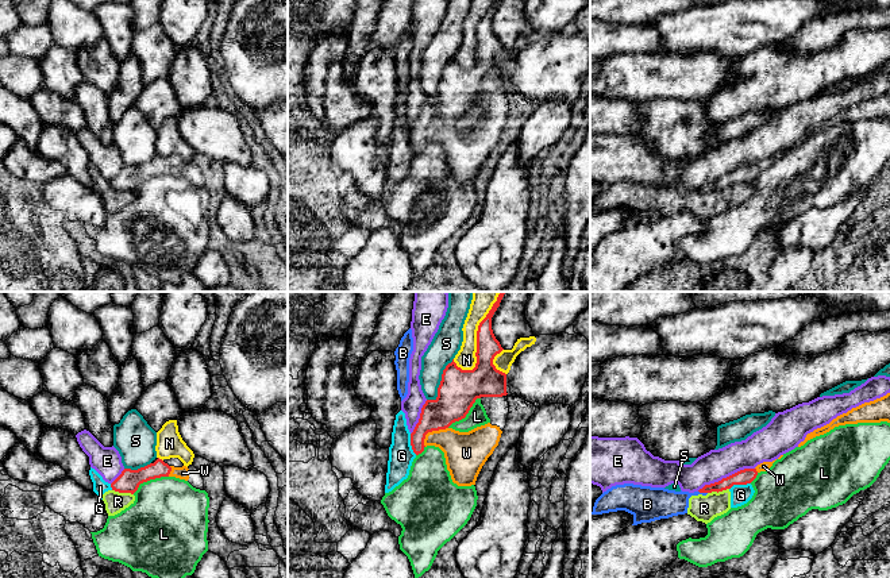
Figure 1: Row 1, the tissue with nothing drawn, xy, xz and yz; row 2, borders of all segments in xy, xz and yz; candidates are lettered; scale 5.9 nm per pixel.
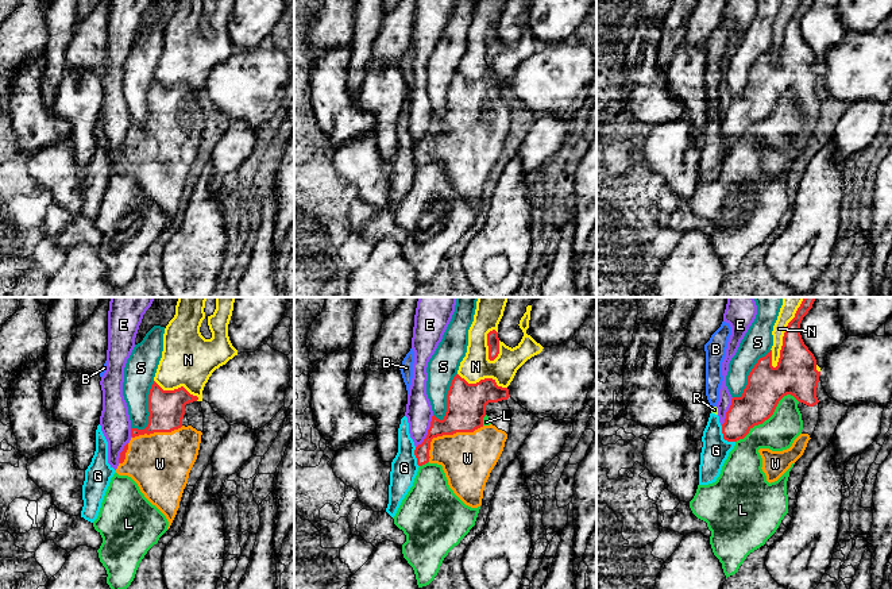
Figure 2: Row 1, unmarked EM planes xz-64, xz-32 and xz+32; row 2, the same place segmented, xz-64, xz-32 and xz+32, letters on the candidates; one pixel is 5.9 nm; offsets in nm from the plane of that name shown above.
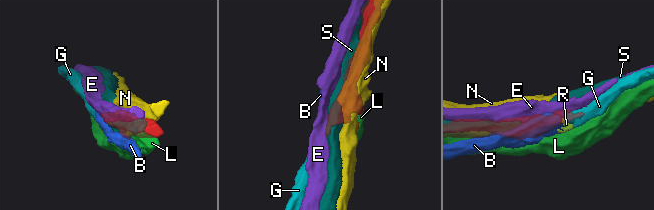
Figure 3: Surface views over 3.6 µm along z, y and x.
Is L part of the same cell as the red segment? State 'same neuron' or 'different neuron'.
different neuron

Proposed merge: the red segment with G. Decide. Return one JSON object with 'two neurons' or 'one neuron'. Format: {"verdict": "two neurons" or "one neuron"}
{"verdict": "two neurons"}

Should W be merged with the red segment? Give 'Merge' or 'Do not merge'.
Merge

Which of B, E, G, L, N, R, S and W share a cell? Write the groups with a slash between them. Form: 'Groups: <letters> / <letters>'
Groups: B G R / E / L / N / S / W

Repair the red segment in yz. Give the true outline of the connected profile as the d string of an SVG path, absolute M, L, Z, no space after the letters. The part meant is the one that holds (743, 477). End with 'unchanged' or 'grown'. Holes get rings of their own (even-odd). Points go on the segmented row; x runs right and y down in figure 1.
M773 461L773 462L763 462L763 463L758 465L755 469L740 470L740 471L727 477L727 478L723 478L718 482L714 482L714 483L710 483L710 485L705 485L698 492L700 493L712 493L712 492L717 492L718 493L718 492L731 489L733 485L747 485L747 483L751 483L760 471L768 470L773 466L774 462L775 461Z; grown

